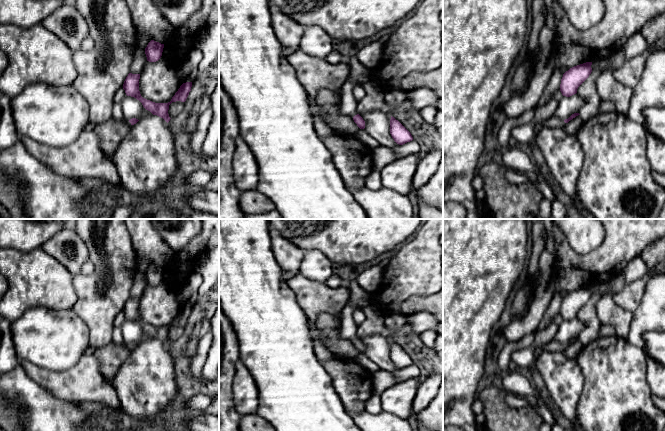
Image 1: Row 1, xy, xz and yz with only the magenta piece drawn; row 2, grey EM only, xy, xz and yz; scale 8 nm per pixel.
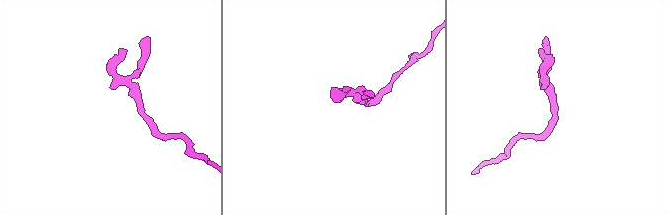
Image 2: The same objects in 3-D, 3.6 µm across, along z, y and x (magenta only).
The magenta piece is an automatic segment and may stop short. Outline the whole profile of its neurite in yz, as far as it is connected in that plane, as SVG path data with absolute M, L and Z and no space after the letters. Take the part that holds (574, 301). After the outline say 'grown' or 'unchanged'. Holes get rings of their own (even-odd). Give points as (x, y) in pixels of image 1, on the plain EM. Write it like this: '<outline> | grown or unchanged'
M586 286L570 292L563 298L560 315L563 320L570 321L577 317L578 311L592 296L592 286Z | unchanged

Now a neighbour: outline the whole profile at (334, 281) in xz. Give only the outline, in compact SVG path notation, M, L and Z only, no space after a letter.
M335 273L329 279L323 281L323 283L331 288L338 288L344 285L344 281Z

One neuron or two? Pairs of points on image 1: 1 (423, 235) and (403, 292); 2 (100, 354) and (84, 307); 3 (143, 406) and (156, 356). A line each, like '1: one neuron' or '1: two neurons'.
1: one neuron
2: two neurons
3: one neuron

